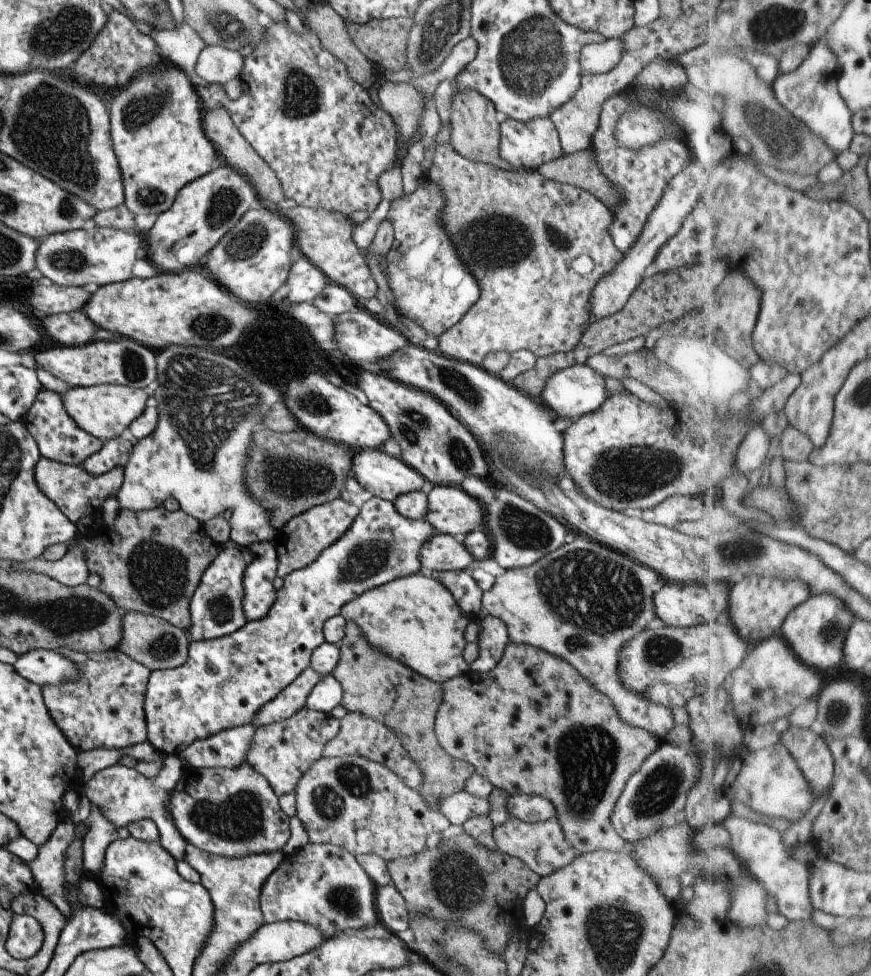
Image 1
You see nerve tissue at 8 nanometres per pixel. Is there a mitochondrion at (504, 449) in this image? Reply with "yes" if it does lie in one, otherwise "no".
yes

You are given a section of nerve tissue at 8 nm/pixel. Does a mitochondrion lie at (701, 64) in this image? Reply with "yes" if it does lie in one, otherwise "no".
no

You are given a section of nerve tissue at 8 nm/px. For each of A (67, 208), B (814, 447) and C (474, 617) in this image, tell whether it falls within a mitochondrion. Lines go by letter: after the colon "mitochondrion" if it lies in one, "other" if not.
A: mitochondrion
B: other
C: other

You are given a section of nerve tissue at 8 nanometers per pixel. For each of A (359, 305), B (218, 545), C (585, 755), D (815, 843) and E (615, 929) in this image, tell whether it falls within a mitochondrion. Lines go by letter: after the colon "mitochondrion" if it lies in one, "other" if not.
A: other
B: other
C: mitochondrion
D: other
E: mitochondrion

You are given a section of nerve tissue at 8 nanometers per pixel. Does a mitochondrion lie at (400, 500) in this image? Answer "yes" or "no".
no

